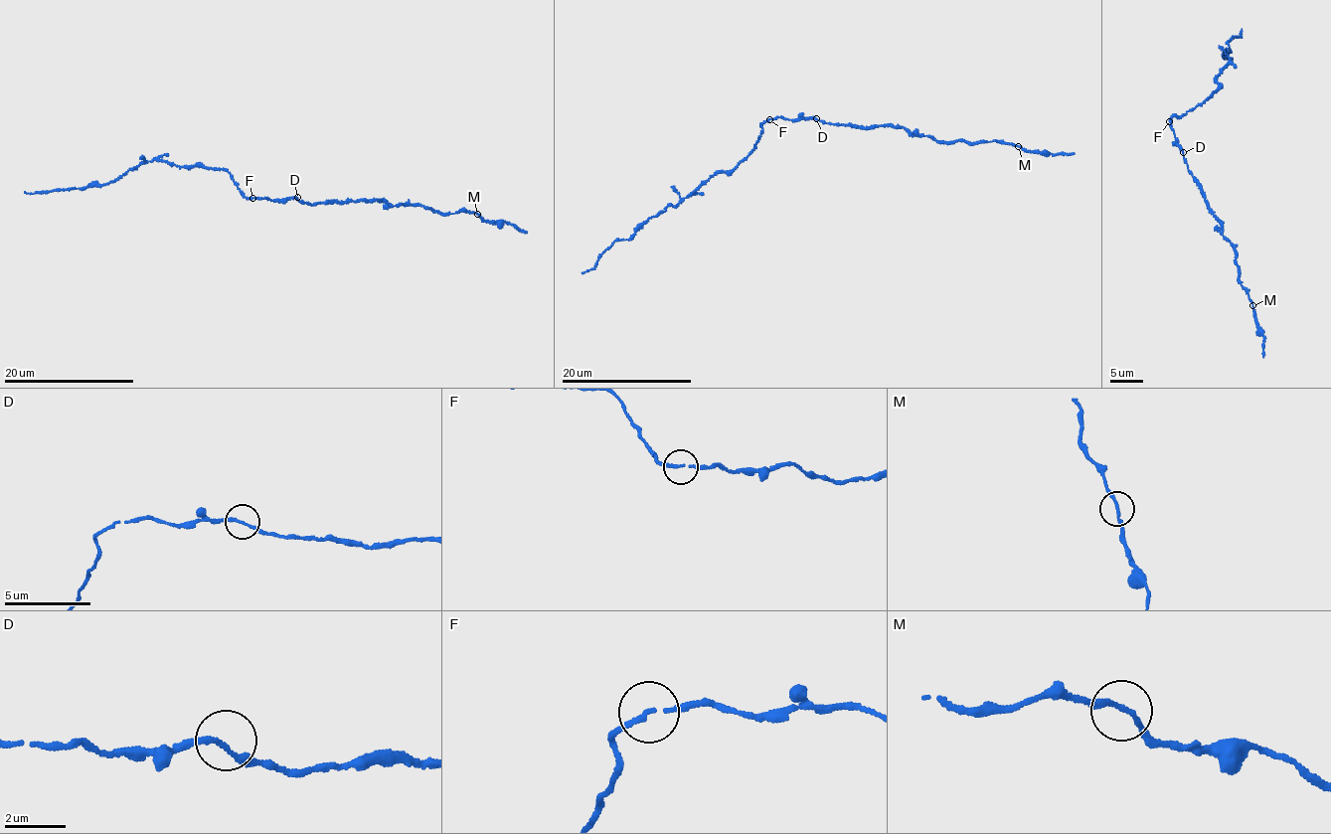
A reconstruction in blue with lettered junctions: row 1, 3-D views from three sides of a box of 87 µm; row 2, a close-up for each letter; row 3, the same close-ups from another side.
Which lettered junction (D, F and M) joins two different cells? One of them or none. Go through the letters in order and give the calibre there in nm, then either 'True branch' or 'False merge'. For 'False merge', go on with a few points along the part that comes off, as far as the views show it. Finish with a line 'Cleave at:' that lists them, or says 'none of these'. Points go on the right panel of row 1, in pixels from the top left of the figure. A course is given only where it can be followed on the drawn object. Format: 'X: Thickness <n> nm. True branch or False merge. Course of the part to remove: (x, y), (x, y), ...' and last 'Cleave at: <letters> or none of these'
D: Thickness 150 nm. True branch
F: Thickness 130 nm. False merge. Course of the part to remove: (1170, 120), (1218, 88), (1216, 77), (1231, 58), (1224, 57), (1231, 50), (1227, 42), (1242, 37), (1242, 29)
M: Thickness 170 nm. True branch
Cleave at: F

